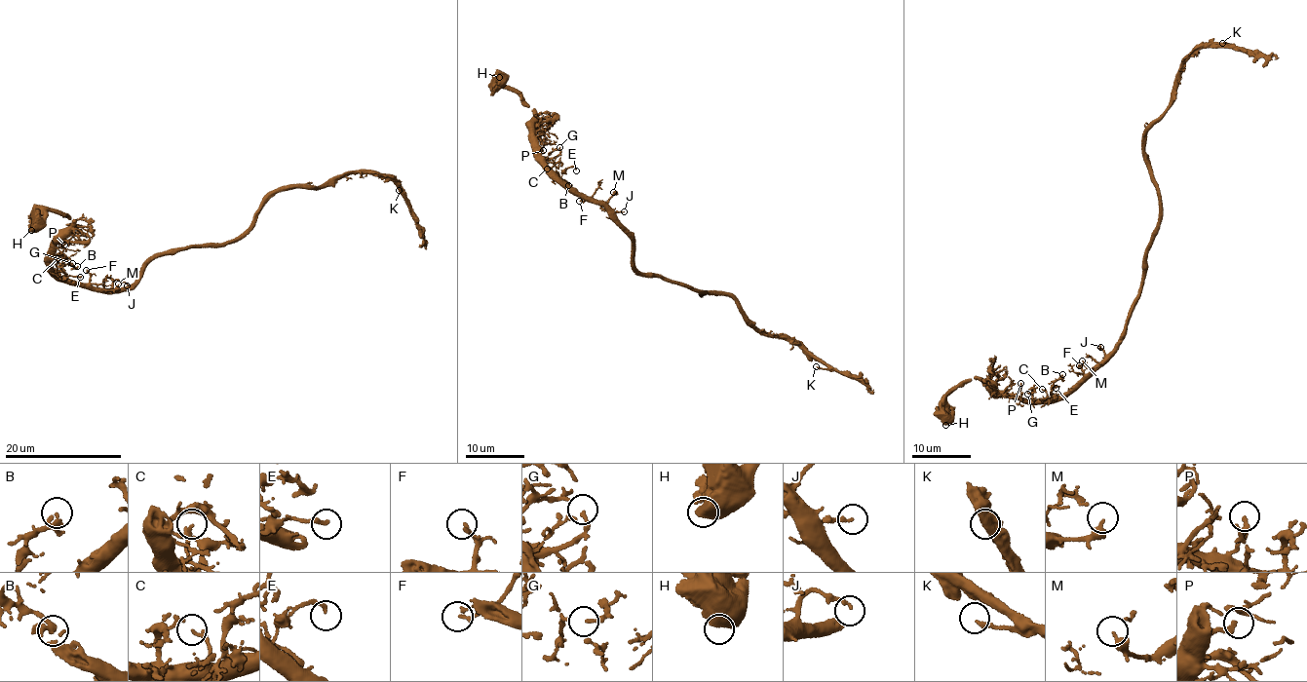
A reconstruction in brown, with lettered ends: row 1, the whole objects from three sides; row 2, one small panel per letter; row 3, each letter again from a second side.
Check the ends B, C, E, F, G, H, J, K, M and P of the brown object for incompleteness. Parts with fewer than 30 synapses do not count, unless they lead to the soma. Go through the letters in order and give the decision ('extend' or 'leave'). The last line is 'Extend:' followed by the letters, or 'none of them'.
B: leave
C: leave
E: leave
F: leave
G: leave
H: leave
J: leave
K: leave
M: leave
P: leave
Extend: none of them

